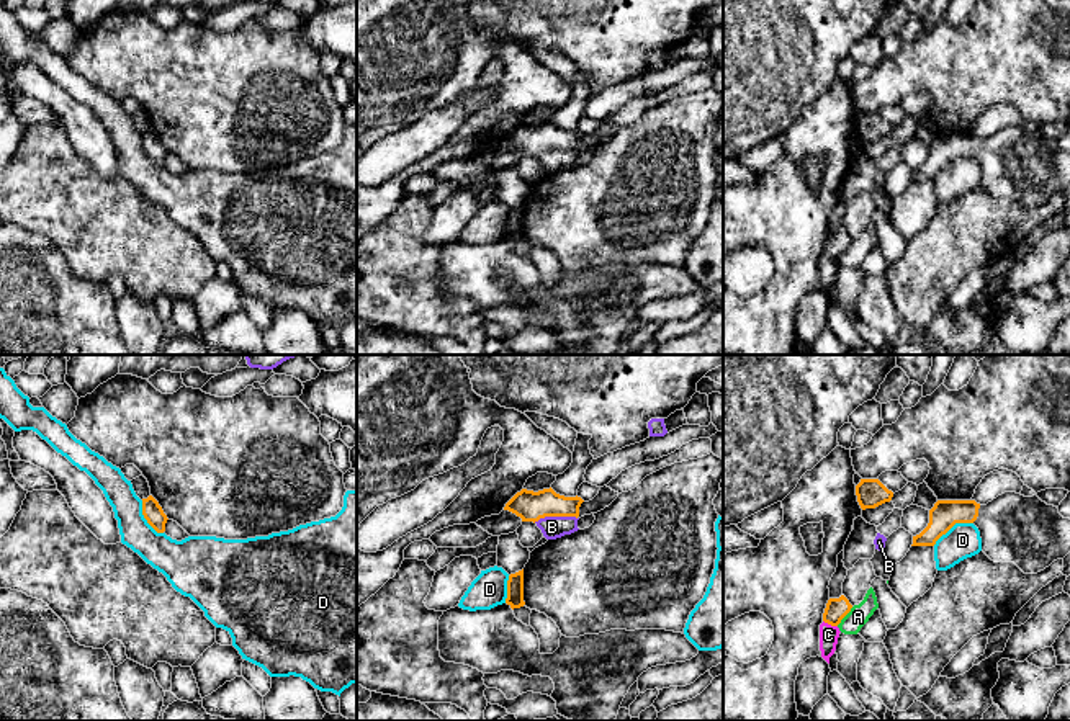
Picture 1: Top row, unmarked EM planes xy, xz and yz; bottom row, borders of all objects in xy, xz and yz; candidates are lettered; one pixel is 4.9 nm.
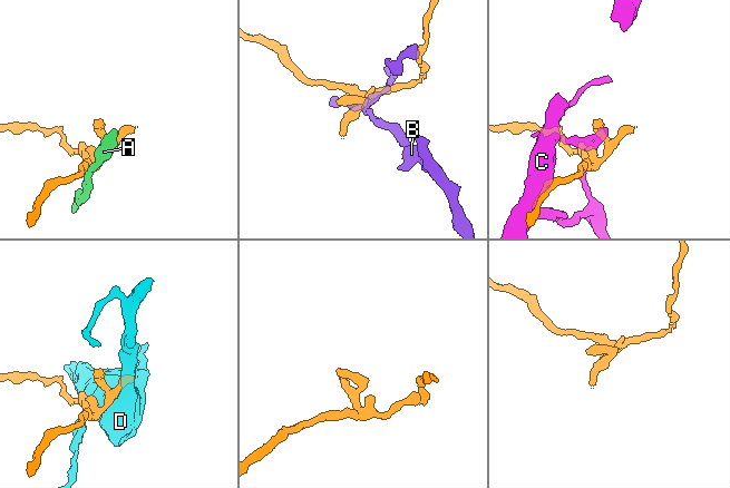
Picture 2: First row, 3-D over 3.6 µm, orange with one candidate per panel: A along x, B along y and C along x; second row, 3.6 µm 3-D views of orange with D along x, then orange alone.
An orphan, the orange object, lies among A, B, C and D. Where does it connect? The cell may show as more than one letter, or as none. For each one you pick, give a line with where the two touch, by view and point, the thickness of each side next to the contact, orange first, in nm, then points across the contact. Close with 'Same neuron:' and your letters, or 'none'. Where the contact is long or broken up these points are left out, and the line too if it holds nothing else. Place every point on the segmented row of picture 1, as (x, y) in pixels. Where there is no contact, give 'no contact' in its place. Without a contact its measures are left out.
Same neuron: none

